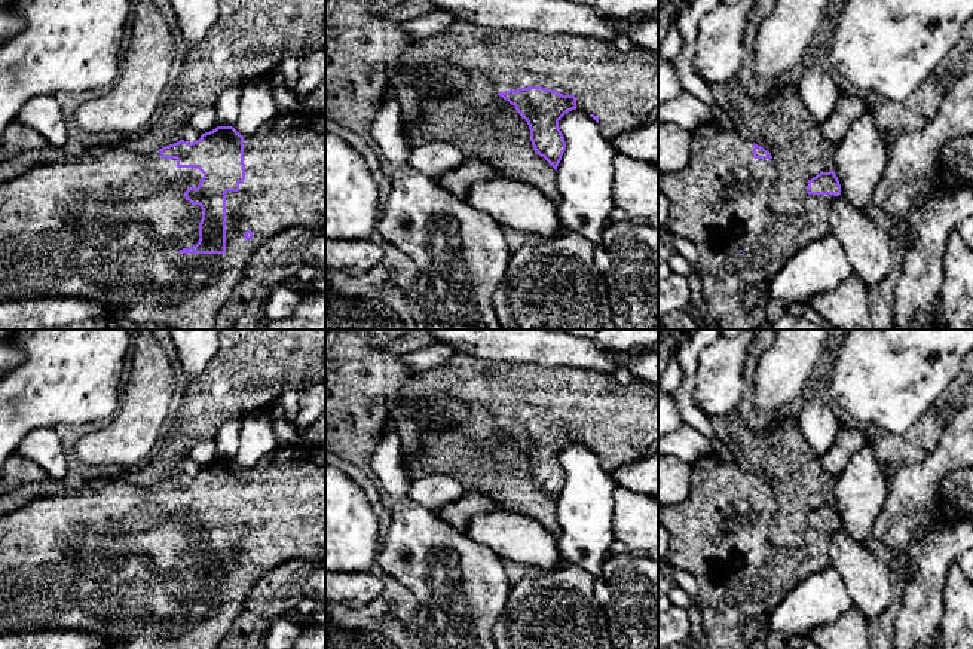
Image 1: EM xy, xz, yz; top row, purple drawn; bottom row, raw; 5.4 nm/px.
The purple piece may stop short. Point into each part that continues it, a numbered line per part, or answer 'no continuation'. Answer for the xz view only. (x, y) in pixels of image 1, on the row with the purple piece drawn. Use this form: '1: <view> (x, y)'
1: xz (620, 88)

